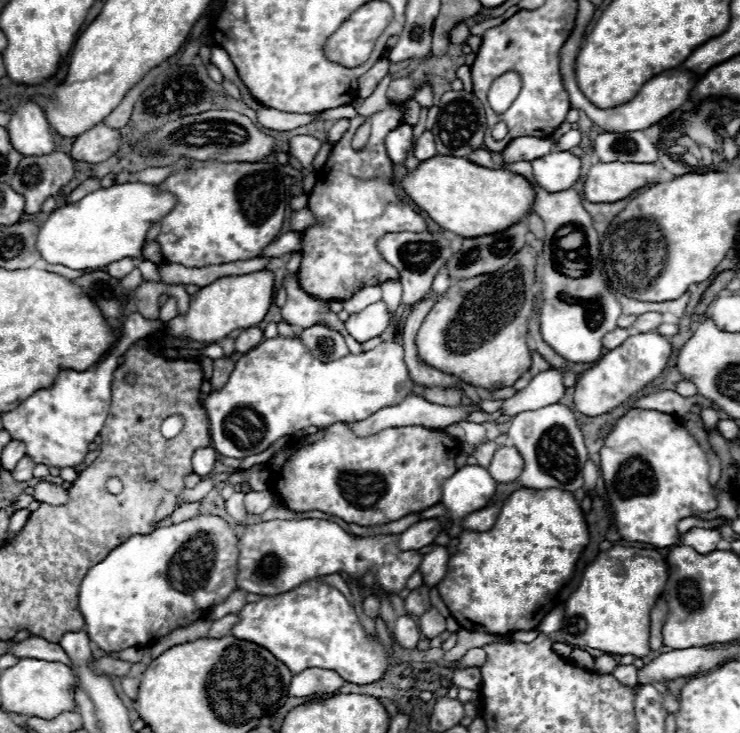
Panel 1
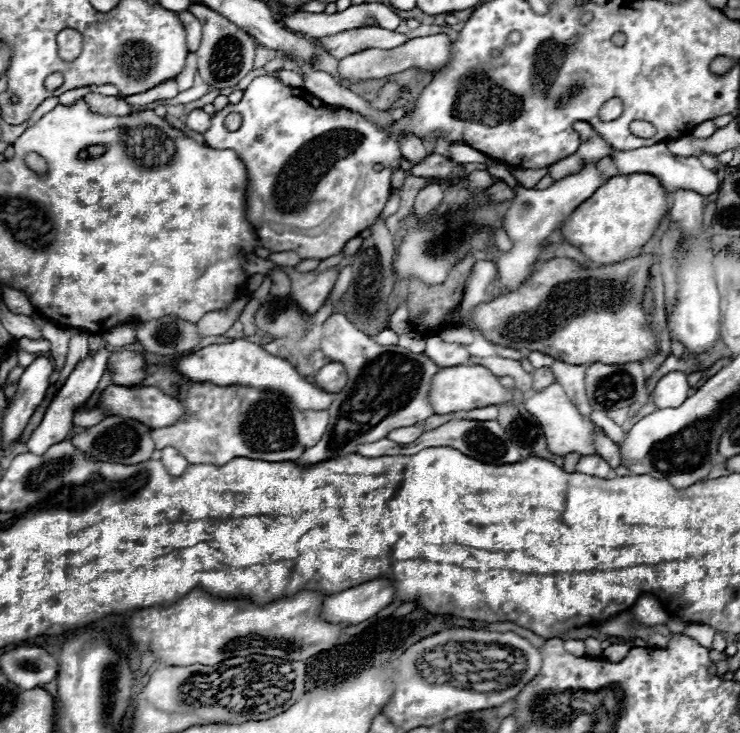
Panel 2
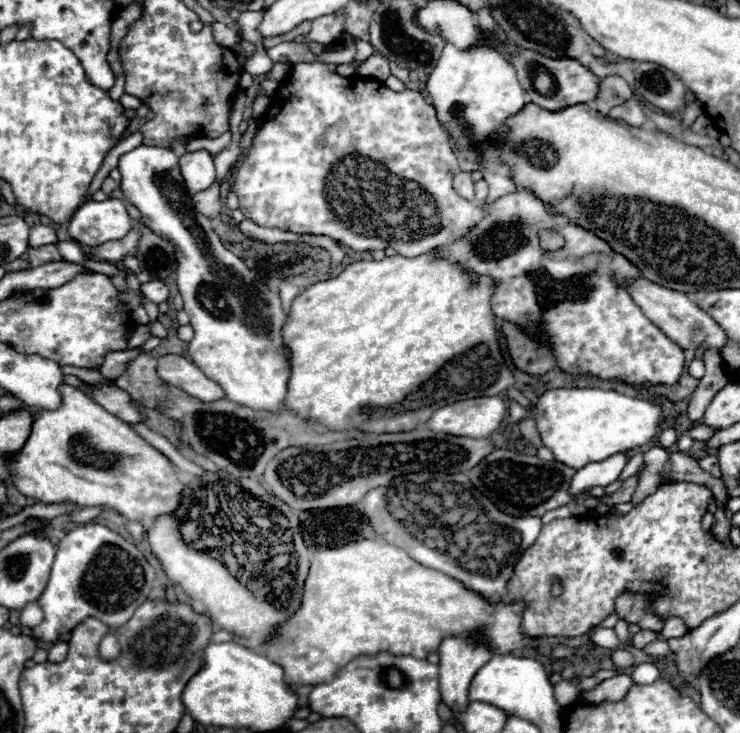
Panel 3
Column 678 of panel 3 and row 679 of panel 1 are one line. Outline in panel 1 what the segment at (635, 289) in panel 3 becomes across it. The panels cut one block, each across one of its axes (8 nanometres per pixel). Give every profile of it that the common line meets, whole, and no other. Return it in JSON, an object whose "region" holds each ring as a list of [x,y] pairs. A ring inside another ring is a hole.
{"region":[[[308,668],[300,674],[292,676],[292,682],[288,686],[290,696],[312,696],[312,694],[334,694],[338,688],[342,688],[346,680],[336,674],[334,670],[324,668]]]}

